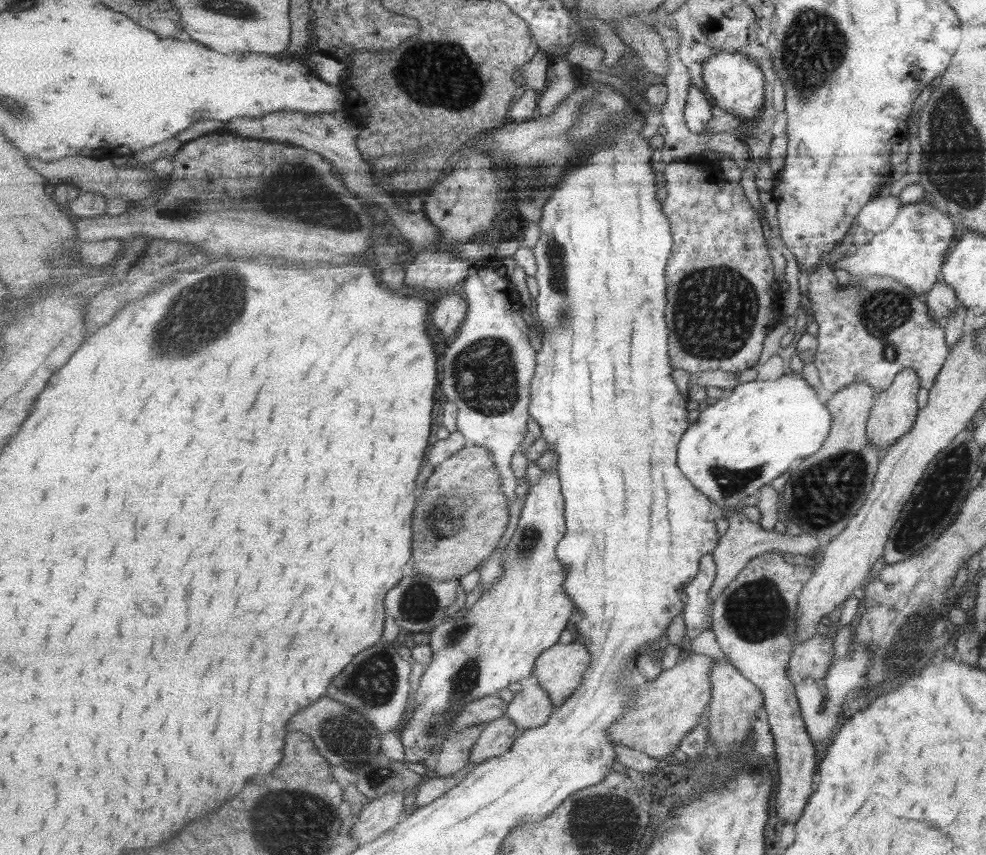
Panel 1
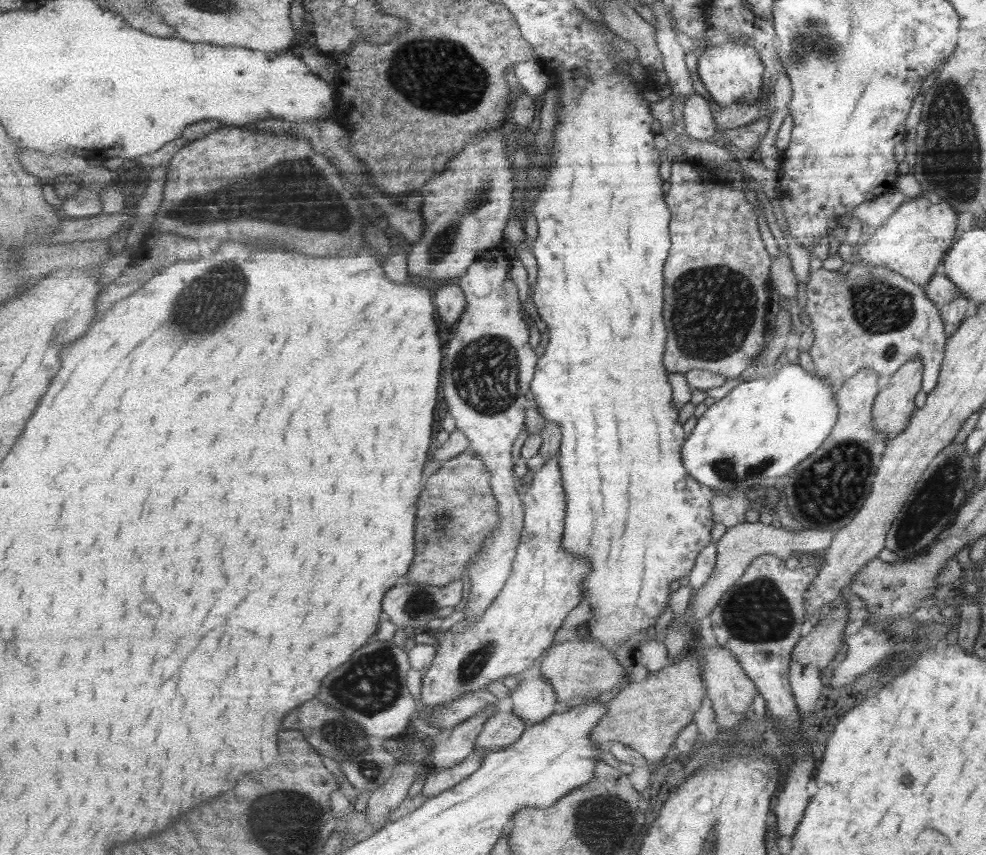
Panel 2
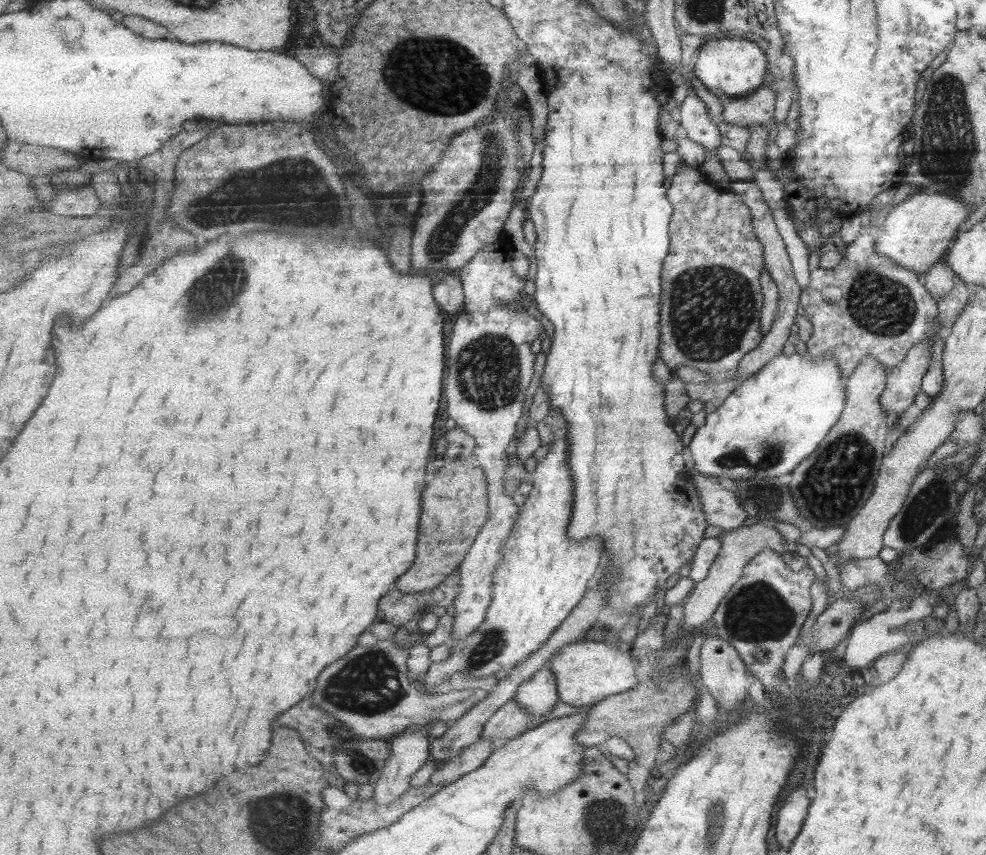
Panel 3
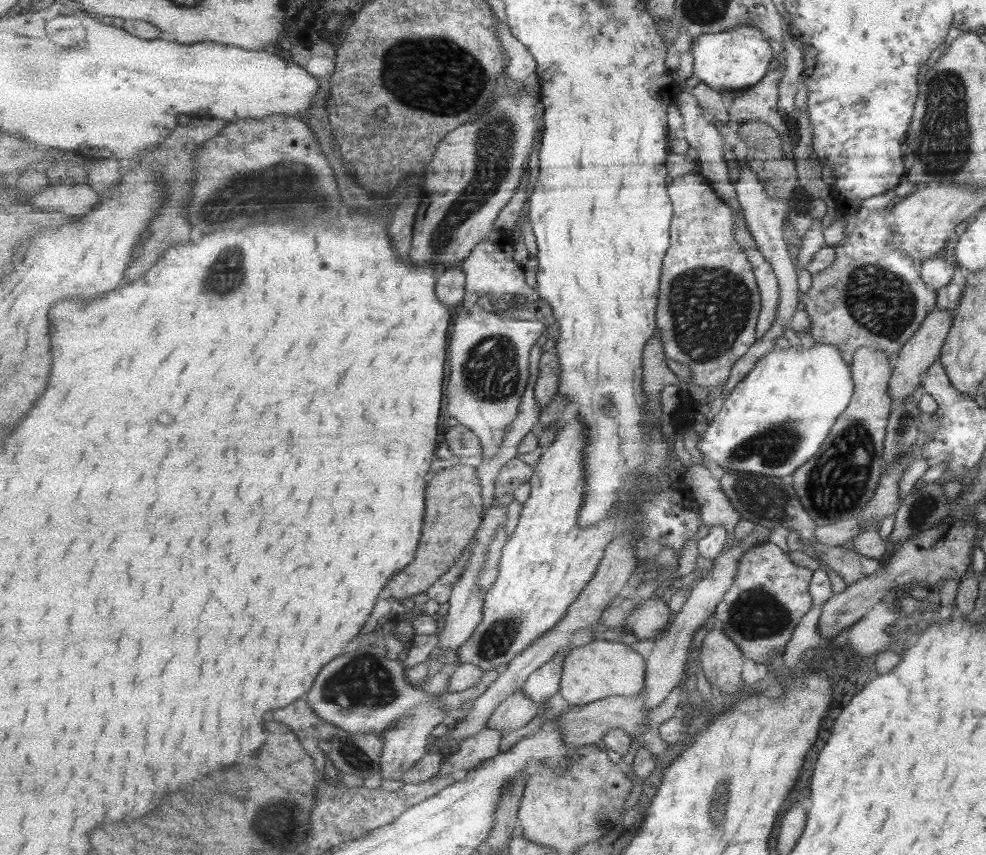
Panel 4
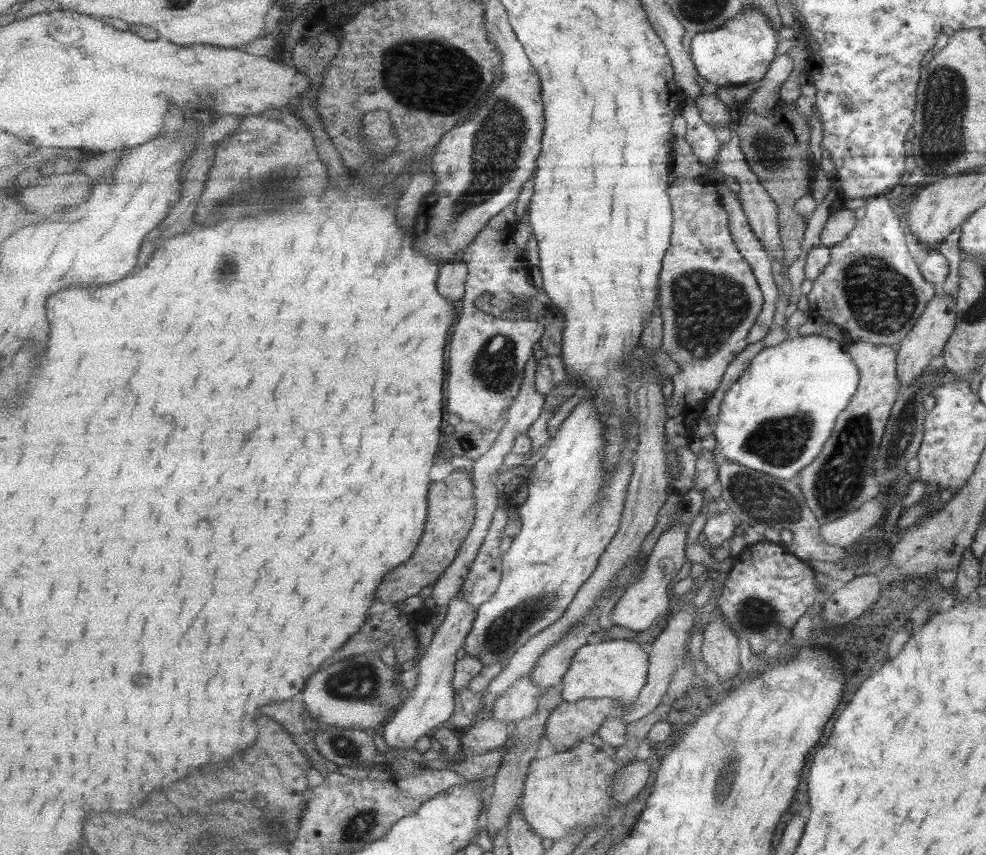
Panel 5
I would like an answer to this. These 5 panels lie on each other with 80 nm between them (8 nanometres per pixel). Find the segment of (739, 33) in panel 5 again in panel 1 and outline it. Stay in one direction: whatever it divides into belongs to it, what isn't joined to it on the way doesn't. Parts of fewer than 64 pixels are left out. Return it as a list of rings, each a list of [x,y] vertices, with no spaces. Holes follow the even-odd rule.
[[[726,50],[713,55],[705,63],[703,80],[709,93],[715,97],[717,107],[733,112],[733,115],[741,117],[743,121],[759,120],[765,100],[765,78],[760,65],[746,54]]]

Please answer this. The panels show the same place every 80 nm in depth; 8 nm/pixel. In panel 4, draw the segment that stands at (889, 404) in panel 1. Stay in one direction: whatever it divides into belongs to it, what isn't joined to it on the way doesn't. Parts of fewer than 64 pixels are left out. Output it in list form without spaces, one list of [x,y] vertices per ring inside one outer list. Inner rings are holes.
[[[934,305],[923,319],[922,324],[917,327],[911,338],[904,342],[904,345],[898,350],[897,360],[891,369],[891,374],[888,380],[887,390],[891,401],[898,398],[903,400],[909,396],[918,386],[920,386],[920,379],[922,374],[927,371],[929,365],[935,361],[940,355],[940,350],[945,340],[945,335],[952,323],[952,316],[954,312],[946,308],[937,308]]]

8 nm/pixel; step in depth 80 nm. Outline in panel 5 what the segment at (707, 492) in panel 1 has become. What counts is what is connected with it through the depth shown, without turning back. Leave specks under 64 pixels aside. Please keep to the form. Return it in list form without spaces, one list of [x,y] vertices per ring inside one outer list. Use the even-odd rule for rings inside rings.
[[[819,334],[808,335],[807,337],[793,335],[792,338],[787,338],[773,347],[767,347],[753,359],[750,368],[748,368],[744,375],[731,387],[731,390],[726,394],[720,406],[716,429],[713,434],[720,445],[722,455],[727,460],[736,462],[741,466],[746,466],[753,470],[760,470],[775,478],[789,480],[791,476],[795,476],[803,466],[807,466],[807,464],[817,456],[817,452],[821,450],[821,446],[825,444],[825,440],[827,440],[829,434],[831,434],[831,428],[833,428],[833,422],[835,422],[837,414],[847,406],[849,399],[856,391],[858,378],[859,375],[857,374],[855,363],[851,361],[851,357],[849,357],[849,352],[843,341],[835,341]]]

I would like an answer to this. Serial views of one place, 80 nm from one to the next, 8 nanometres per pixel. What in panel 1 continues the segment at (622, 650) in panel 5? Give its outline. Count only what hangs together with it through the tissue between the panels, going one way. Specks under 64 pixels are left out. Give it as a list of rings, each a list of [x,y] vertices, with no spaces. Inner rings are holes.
[[[585,643],[556,644],[539,655],[534,668],[535,681],[549,693],[553,704],[560,707],[581,688],[591,661],[592,654]]]

